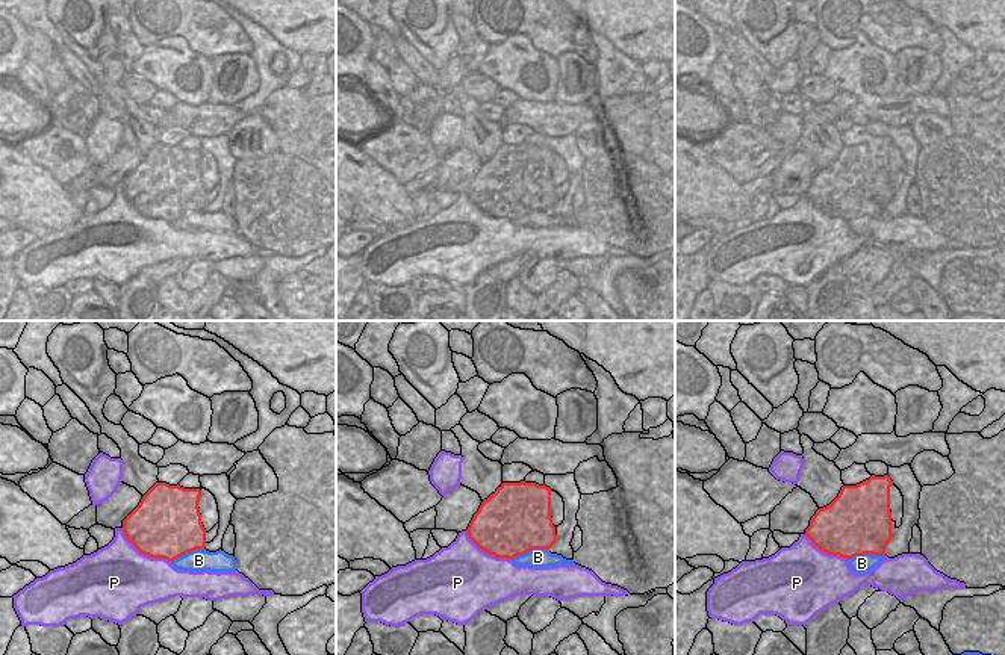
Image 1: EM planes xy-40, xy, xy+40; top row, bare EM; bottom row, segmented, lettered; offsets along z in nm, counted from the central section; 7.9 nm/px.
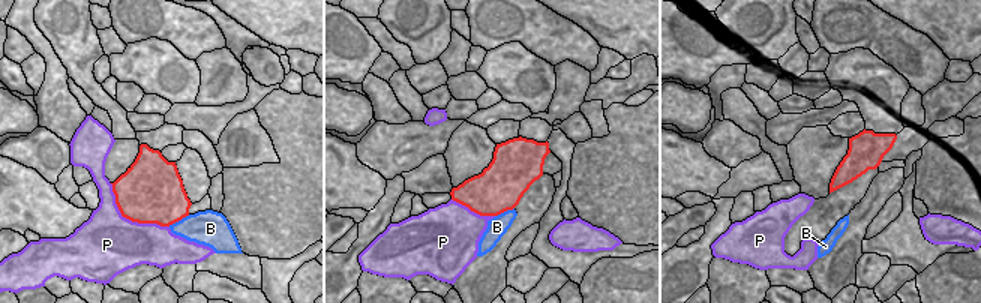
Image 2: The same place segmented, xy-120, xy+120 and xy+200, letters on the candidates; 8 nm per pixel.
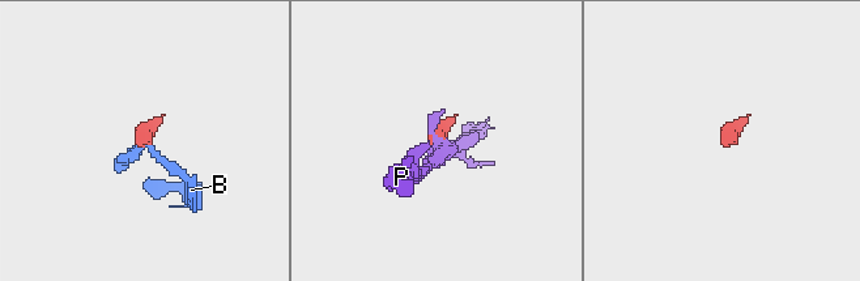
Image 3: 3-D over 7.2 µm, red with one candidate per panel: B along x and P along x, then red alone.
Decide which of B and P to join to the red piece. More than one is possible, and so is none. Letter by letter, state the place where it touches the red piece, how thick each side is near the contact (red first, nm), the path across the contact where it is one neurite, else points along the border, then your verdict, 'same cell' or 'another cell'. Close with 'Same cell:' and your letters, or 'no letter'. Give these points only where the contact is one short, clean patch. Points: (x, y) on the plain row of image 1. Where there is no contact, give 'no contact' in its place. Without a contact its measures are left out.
B: xy (530, 211) | 500/140 nm | along xy (548, 211), (530, 211), (512, 221) | another cell
P: xy-40 (144, 215) | 500/500 nm | another cell
Same cell: no letter

